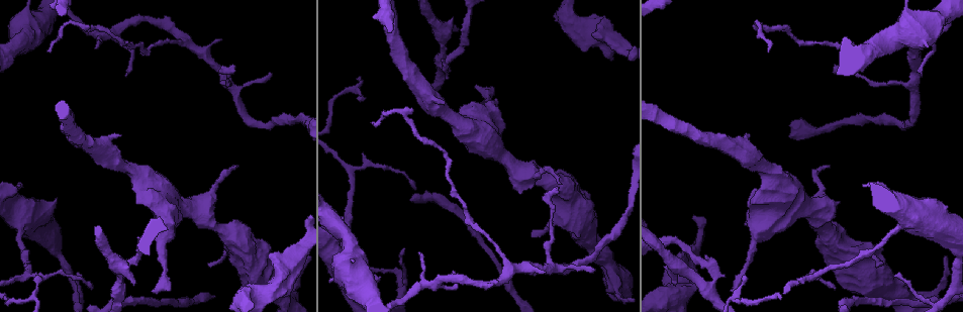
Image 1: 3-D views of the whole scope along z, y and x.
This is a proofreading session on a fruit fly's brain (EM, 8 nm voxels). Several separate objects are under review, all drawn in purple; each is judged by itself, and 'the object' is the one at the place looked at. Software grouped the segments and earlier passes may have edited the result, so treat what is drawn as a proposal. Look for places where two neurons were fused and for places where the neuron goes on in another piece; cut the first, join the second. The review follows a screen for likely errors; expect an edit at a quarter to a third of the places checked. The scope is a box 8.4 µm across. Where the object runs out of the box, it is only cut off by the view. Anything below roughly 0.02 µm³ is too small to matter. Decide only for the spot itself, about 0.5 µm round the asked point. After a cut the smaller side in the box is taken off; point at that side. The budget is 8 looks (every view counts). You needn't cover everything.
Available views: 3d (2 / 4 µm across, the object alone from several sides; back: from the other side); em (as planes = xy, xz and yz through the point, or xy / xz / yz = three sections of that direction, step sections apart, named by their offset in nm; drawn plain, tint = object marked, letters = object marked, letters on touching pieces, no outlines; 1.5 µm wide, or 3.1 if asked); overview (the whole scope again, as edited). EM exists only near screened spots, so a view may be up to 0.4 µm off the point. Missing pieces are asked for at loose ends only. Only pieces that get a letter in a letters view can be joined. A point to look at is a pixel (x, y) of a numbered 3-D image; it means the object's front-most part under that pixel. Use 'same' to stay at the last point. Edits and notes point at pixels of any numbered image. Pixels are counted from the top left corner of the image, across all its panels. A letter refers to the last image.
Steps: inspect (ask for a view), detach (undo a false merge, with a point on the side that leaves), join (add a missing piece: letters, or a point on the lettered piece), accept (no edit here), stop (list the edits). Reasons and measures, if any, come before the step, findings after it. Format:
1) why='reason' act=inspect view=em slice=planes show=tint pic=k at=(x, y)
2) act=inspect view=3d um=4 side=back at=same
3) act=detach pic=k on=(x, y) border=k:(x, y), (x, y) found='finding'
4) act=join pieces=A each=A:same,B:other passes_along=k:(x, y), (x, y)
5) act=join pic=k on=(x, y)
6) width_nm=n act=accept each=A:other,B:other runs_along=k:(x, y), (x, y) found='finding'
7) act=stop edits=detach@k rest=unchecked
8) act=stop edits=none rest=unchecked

act=inspect view=3d um=2 pic=1 at=(555, 188)

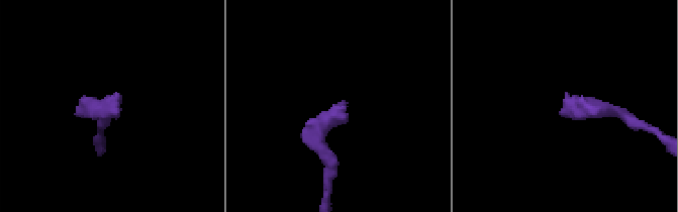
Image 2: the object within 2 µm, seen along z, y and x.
act=inspect view=em slice=planes show=plain pic=2 at=(565, 95)

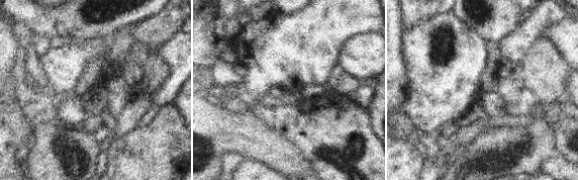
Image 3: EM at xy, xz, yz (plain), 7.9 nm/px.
why='see the neighbours' act=inspect view=em slice=planes show=letters at=same

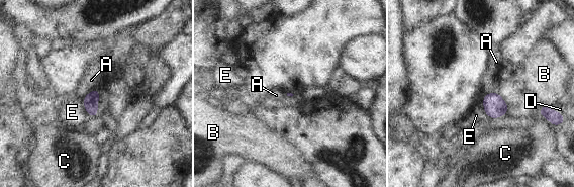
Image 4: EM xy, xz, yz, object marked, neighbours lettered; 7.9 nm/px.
longest_contact=E:160nm act=accept each=A:other,B:other,C:other,D:other,E:other found='none of them fits'

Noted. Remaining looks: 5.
why='tapers out' act=inspect view=3d um=2 pic=1 at=(594, 271)

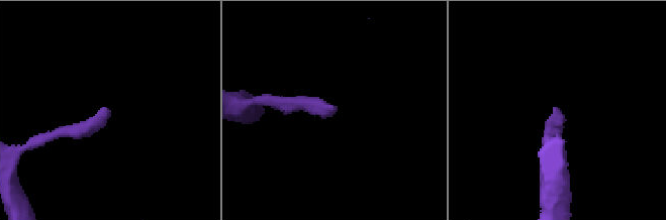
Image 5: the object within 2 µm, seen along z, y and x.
act=inspect view=em slice=planes show=plain pic=5 at=(109, 115)

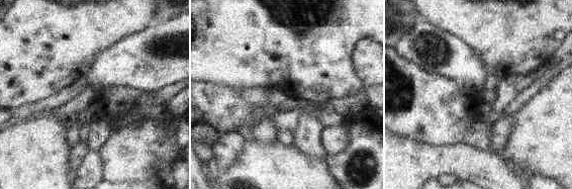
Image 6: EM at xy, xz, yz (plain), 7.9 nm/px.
why='what lies round it' act=inspect view=em slice=planes show=letters at=same

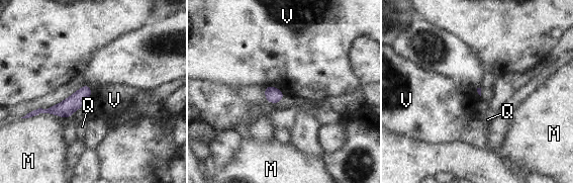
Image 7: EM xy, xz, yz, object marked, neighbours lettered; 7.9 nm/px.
act=accept each=M:other,Q:other,V:other border=7:(265, 85), (278, 88), (284, 95) found='no lettered piece goes on from it'

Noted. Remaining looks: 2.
act=inspect view=3d um=4 pic=1 at=(118, 134)

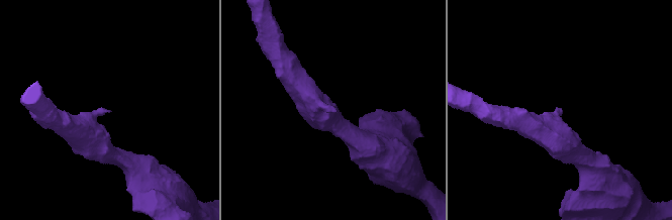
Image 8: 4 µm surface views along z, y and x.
why='now the EM' act=inspect view=em slice=planes show=letters pic=8 at=(560, 108)

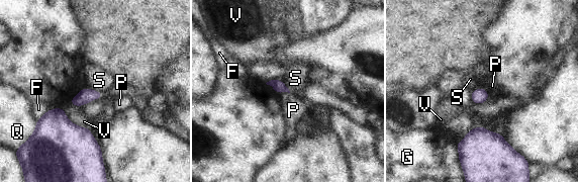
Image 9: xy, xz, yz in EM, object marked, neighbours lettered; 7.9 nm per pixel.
act=accept each=F:other,G:other,P:other,Q:other,S:other,V:other border=9:(86, 86), (103, 93) found='no lettered piece goes on from it'

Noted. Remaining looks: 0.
act=stop edits=none rest=unchecked

